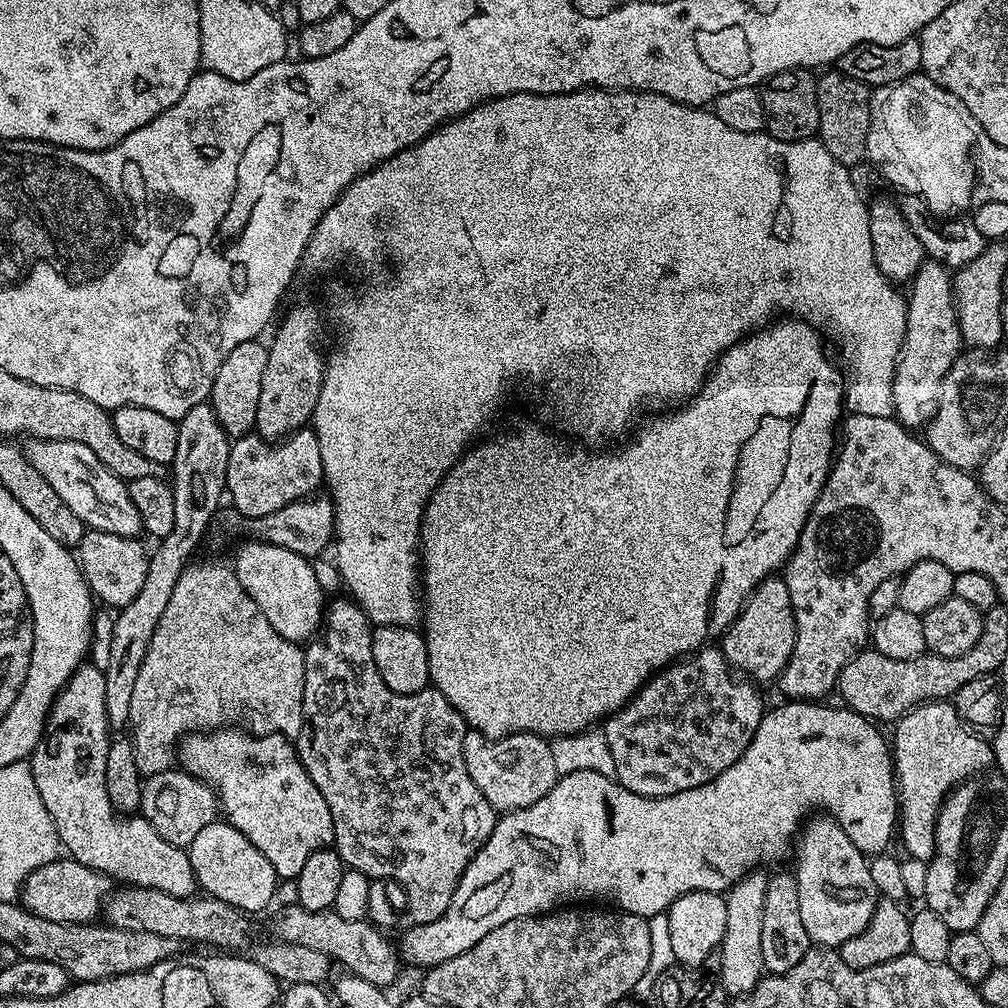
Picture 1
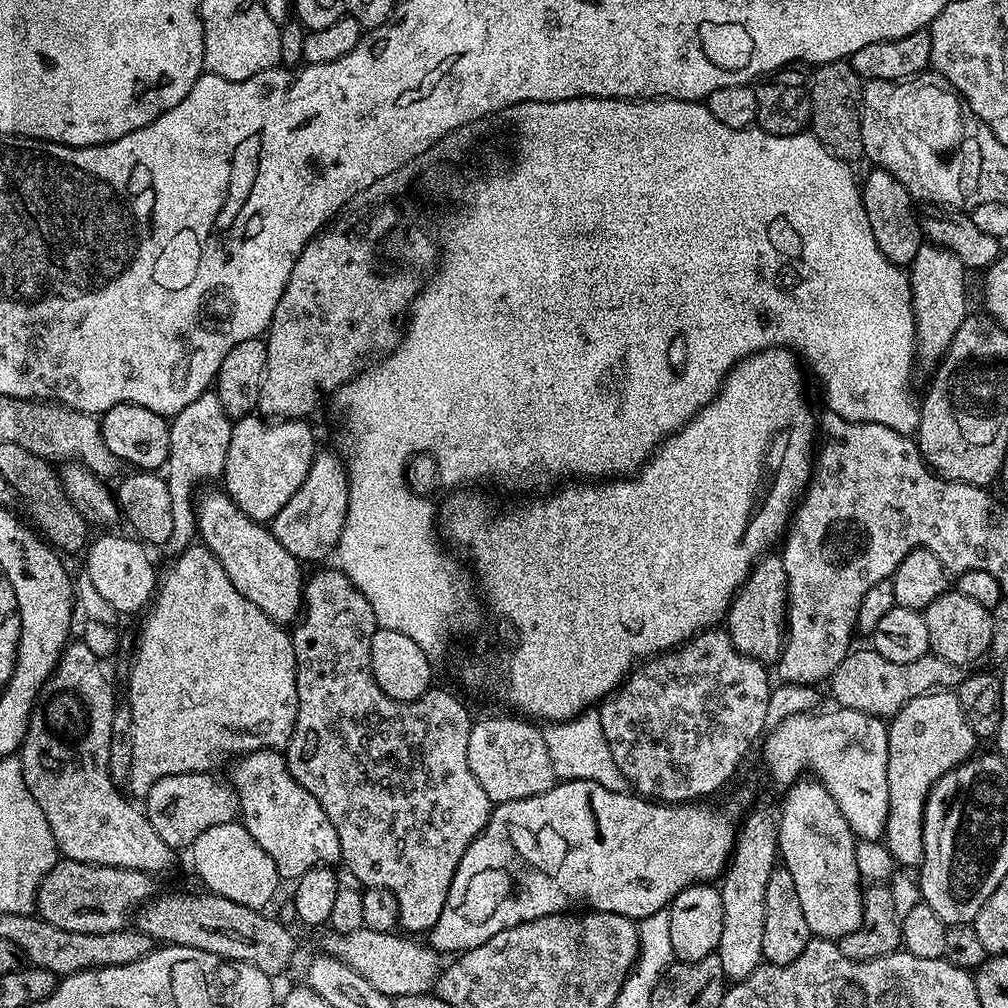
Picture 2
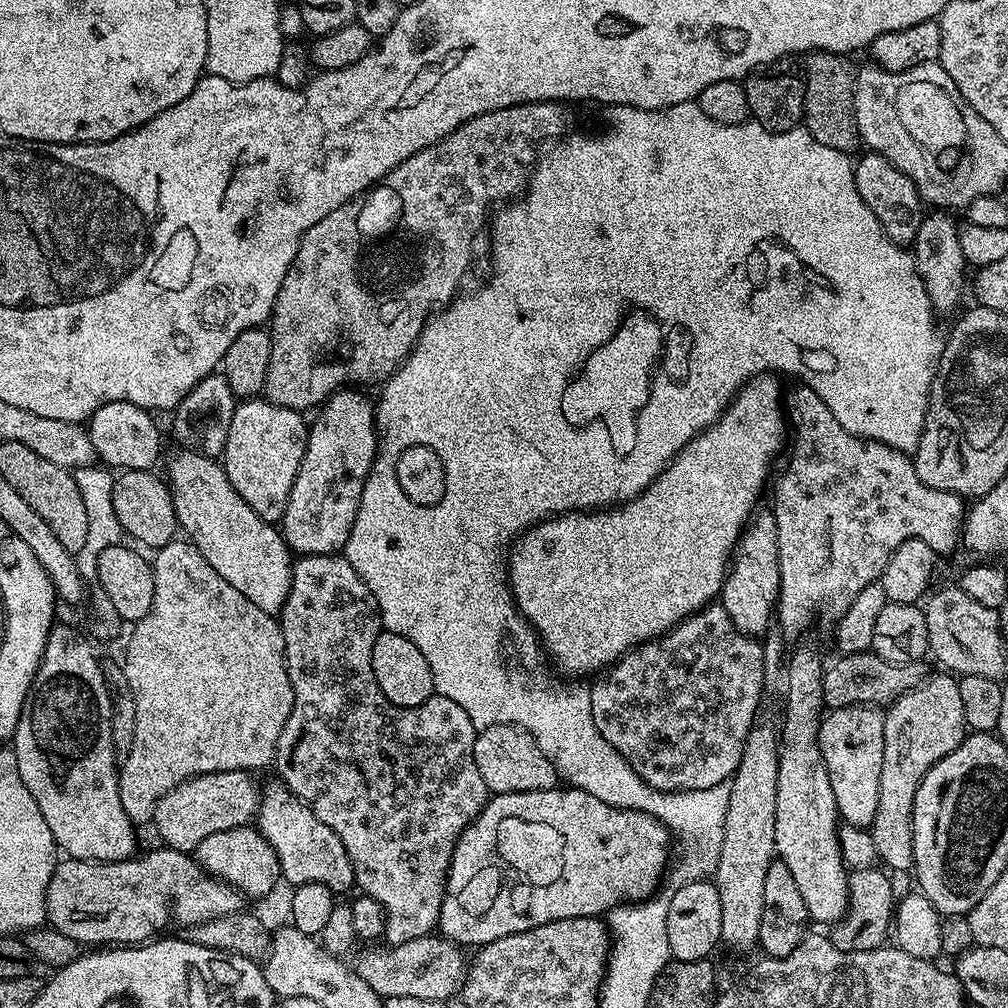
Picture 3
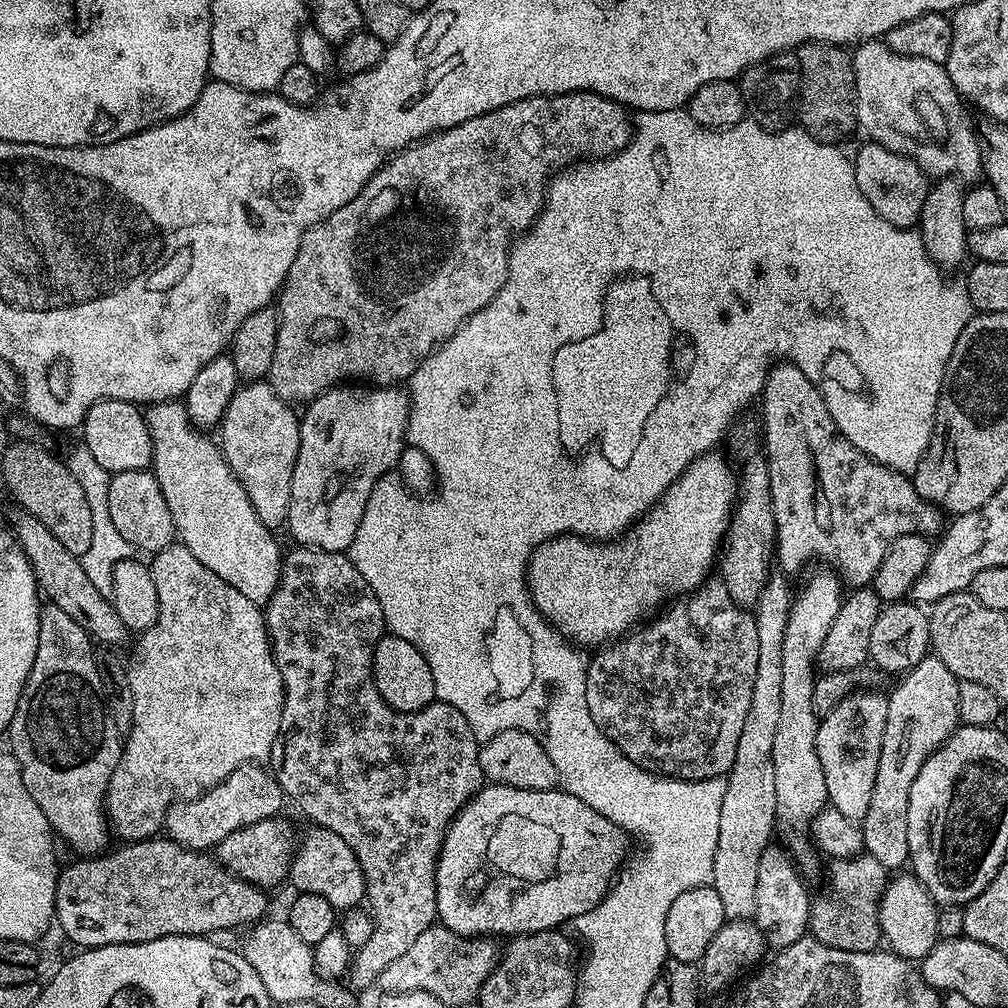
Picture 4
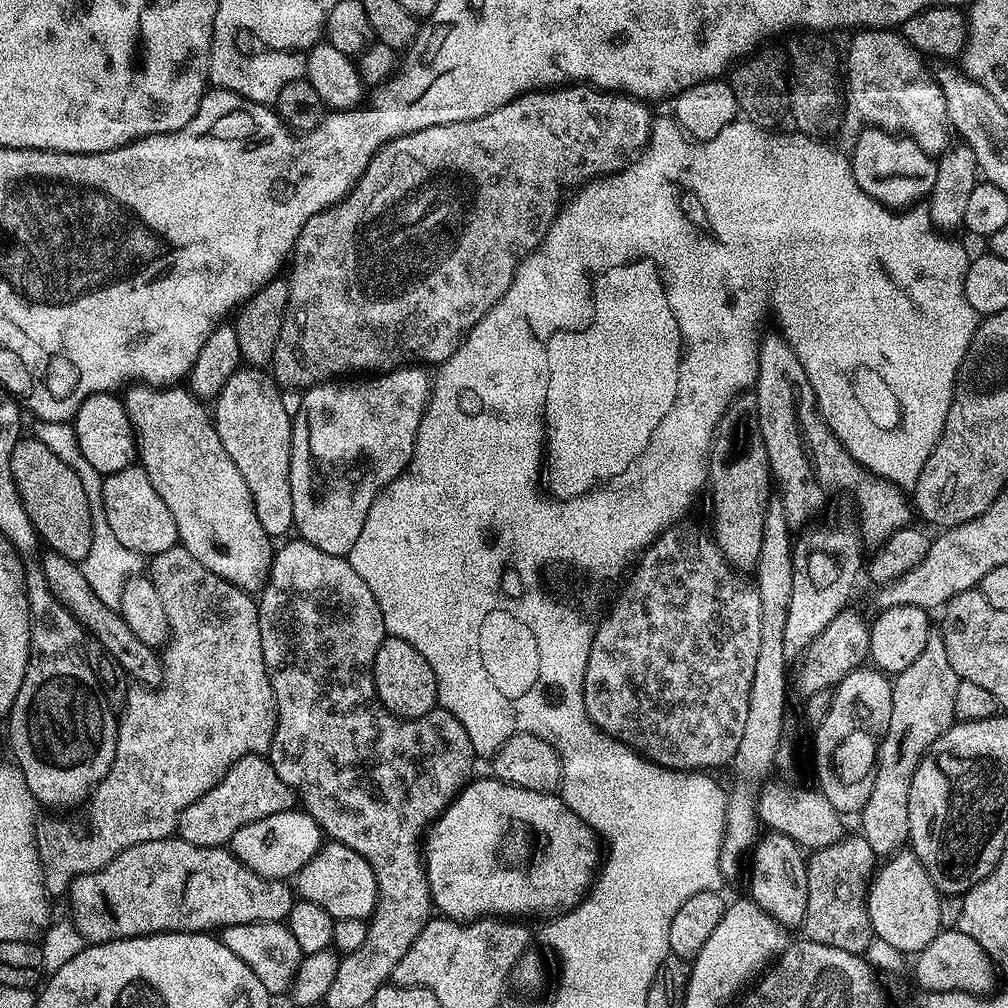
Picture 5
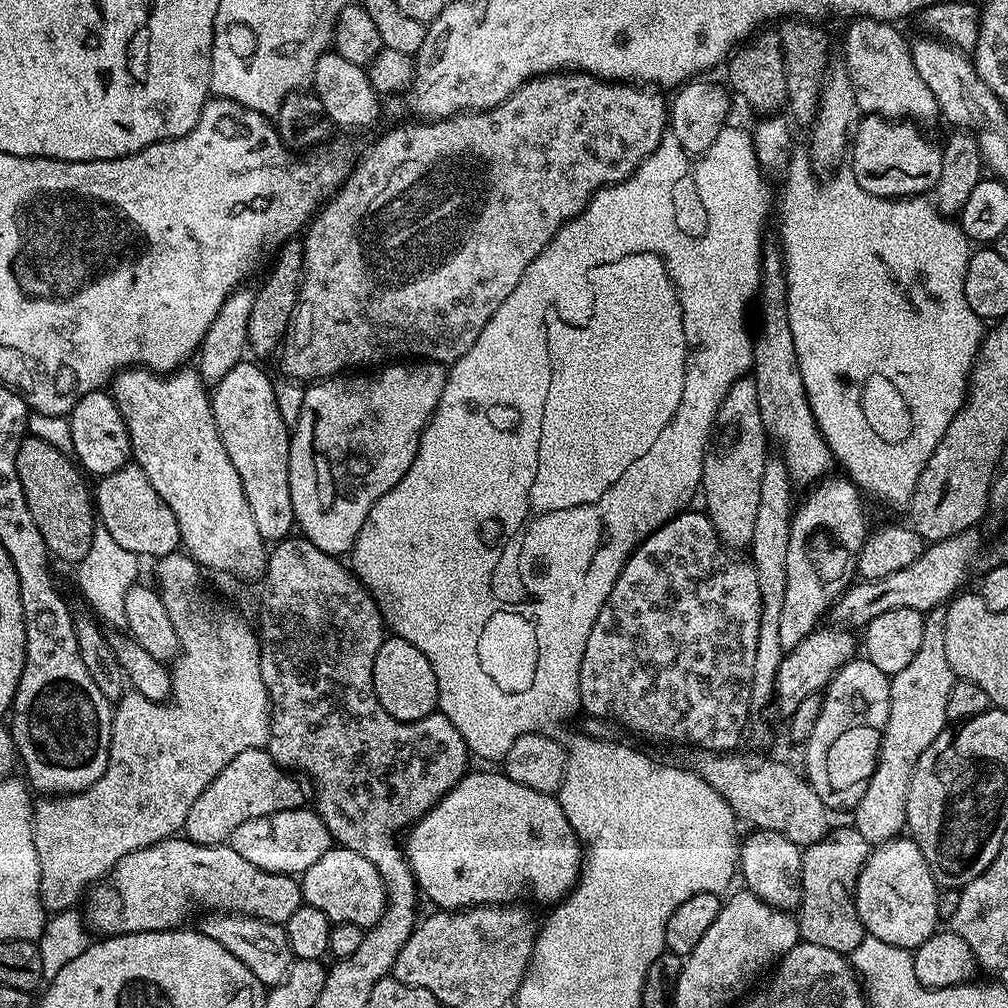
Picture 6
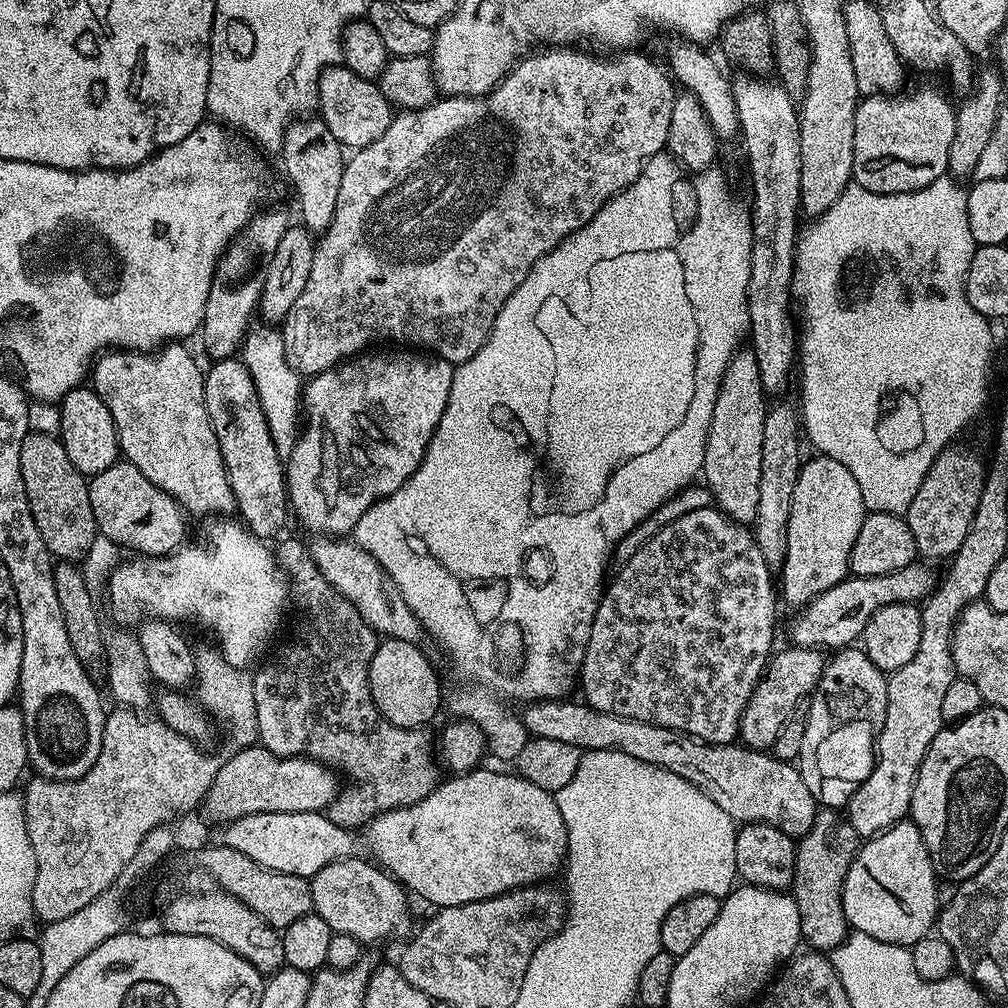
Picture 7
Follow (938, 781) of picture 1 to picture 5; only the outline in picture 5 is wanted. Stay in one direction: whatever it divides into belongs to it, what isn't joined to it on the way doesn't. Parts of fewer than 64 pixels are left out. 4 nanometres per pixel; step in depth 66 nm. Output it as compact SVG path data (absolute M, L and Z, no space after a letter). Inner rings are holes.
M939 631L928 633L926 650L906 666L906 670L895 673L892 680L892 709L890 726L880 740L880 750L876 754L876 771L873 772L874 786L866 806L858 813L859 835L870 842L870 850L878 858L888 858L901 851L909 843L910 810L908 795L914 770L918 770L920 760L928 753L932 743L951 728L954 714L954 694L961 679L954 674L950 658L946 658L946 646Z

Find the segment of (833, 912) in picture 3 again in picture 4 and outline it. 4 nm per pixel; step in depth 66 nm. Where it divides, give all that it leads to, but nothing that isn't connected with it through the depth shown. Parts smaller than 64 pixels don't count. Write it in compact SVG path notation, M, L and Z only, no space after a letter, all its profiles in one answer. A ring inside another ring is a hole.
M832 570L820 571L824 572L814 573L798 588L790 610L790 622L786 622L786 639L782 642L782 711L778 713L778 730L774 733L774 790L778 828L781 833L784 831L796 836L790 848L801 873L808 878L819 870L821 857L815 851L807 852L809 841L804 841L800 835L809 831L812 817L823 812L830 800L830 785L826 782L816 749L821 722L821 717L814 710L814 686L818 675L816 659L822 650L822 642L826 642L826 634L830 634L834 618L838 618L842 603L839 575Z

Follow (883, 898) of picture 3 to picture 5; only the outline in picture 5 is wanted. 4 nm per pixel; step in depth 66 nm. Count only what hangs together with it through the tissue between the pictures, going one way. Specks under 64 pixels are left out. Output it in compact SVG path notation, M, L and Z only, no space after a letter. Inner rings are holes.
M859 834L845 835L834 846L815 849L807 857L808 877L806 878L806 918L802 925L805 937L822 946L834 946L834 950L846 950L857 954L867 953L872 944L874 933L868 913L868 885L874 879L878 868L878 857L870 850L870 842Z

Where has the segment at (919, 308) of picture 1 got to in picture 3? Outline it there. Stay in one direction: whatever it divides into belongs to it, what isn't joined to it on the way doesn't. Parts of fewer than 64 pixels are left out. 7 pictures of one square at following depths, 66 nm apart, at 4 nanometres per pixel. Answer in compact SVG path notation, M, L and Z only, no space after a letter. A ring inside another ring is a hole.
M944 210L929 211L924 217L922 226L918 226L916 239L910 245L912 257L916 260L916 269L937 313L954 311L960 304L960 295L964 292L966 261L962 254L960 229L957 221L952 221L948 216L951 215Z

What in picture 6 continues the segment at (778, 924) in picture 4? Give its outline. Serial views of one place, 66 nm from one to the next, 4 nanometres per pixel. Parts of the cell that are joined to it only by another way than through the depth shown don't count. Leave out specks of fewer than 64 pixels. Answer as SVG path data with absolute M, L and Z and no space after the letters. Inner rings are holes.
M765 828L749 831L749 836L745 838L744 845L738 848L738 872L744 875L743 887L758 897L762 902L766 902L771 908L777 908L779 912L795 913L800 906L802 898L802 848L801 845L790 842L777 832L771 832Z

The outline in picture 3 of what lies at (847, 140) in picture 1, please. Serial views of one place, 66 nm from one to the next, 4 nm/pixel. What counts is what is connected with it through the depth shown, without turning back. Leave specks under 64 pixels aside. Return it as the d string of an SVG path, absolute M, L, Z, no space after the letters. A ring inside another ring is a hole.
M813 52L803 61L804 118L803 127L830 150L849 154L861 147L860 131L856 121L854 90L856 89L857 65L852 65L847 55L838 52Z

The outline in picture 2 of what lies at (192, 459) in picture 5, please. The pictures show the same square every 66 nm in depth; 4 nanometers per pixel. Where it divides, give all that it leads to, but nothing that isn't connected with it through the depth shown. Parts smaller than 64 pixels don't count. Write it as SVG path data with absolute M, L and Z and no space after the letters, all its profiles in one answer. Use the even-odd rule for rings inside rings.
M217 490L196 500L196 527L204 547L218 558L238 594L250 598L262 614L278 625L291 625L299 617L306 579L305 573L300 573L301 561L296 560L294 554L290 554L290 550L286 550L286 546L282 546L282 542L278 542L278 538L274 538L261 521L242 514L227 492Z

